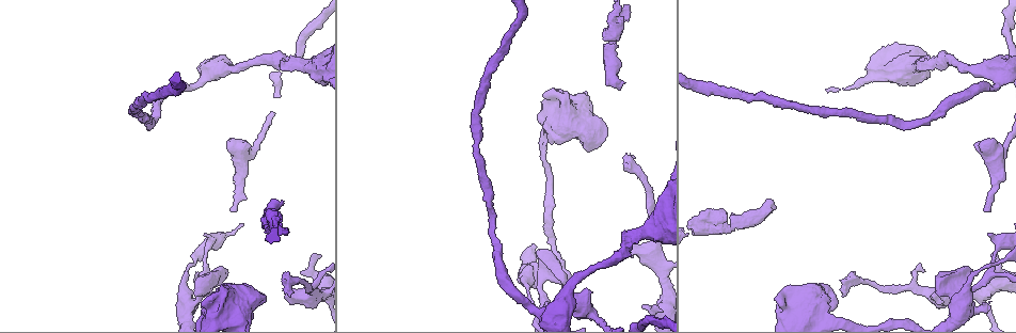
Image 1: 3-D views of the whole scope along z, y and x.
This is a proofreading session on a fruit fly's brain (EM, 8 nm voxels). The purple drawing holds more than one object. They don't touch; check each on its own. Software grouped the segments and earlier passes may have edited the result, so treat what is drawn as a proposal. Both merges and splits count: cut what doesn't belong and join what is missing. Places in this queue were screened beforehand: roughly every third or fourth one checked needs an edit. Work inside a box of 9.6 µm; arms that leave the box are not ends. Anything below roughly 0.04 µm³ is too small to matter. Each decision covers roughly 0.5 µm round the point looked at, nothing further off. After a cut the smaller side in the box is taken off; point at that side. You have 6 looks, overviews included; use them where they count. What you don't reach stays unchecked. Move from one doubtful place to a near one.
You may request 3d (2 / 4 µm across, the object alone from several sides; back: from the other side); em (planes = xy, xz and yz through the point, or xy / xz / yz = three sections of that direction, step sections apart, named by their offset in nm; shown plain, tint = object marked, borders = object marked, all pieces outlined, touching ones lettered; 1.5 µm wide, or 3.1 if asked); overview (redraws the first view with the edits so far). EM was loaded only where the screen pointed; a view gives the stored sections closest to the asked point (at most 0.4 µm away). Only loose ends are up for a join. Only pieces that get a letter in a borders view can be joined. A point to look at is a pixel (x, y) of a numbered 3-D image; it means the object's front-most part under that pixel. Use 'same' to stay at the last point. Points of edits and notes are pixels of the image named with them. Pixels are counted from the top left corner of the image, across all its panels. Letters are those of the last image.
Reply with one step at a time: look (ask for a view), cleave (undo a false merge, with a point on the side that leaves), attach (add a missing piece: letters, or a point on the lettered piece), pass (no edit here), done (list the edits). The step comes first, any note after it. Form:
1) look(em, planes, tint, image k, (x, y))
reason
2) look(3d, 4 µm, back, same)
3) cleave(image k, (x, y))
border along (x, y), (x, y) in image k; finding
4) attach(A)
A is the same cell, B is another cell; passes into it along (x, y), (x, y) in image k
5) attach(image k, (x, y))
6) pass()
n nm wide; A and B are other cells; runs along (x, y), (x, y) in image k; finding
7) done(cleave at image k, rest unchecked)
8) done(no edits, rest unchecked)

look(3d, 2 µm, image 1, (231, 209))
free end

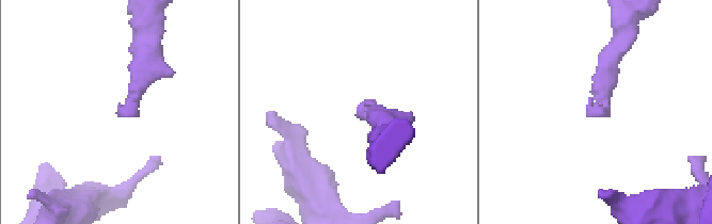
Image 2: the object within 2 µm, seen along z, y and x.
look(em, xz, step 8, tint, image 2, (360, 106))

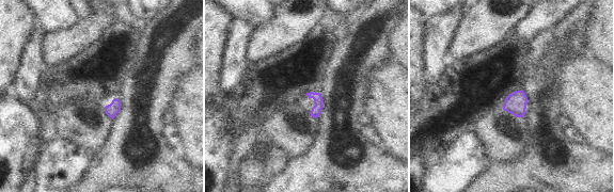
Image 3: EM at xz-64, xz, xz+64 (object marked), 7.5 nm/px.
look(em, planes, borders, same)

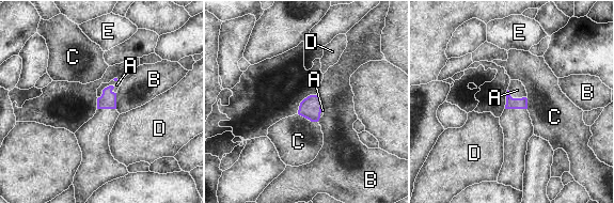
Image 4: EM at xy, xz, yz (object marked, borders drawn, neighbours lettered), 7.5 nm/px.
attach(A)
A touches over 150 nm; A is the same cell, B, C, D and E are other cells; it goes on there

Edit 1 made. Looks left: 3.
look(3d, 2 µm, image 1, (286, 298))

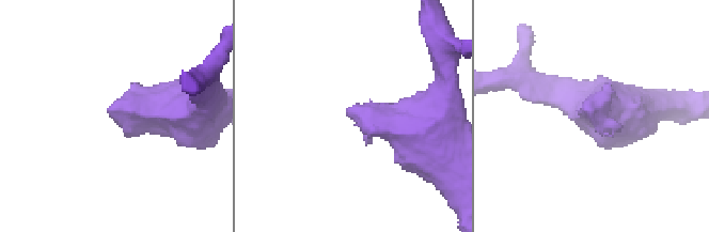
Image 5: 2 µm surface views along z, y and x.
look(em, 3.1 µm, yz, step 16, plain, image 5, (352, 112))
need the tissue

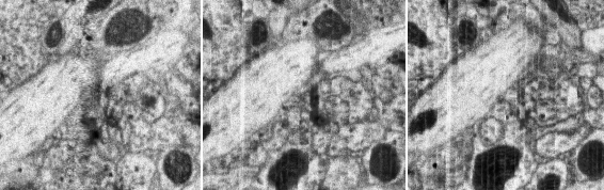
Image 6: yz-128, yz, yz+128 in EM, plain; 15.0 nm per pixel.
look(em, 3.1 µm, yz, step 16, borders, same)
what lies round it

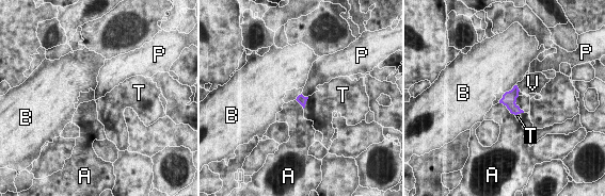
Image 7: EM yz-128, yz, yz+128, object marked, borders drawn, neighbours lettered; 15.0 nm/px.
pass()
A, B, P, T and V are other cells; border along (301, 94), (307, 97) in image 7; no lettered piece goes on from it

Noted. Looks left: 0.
done(attach at image 4, rest unchecked)

